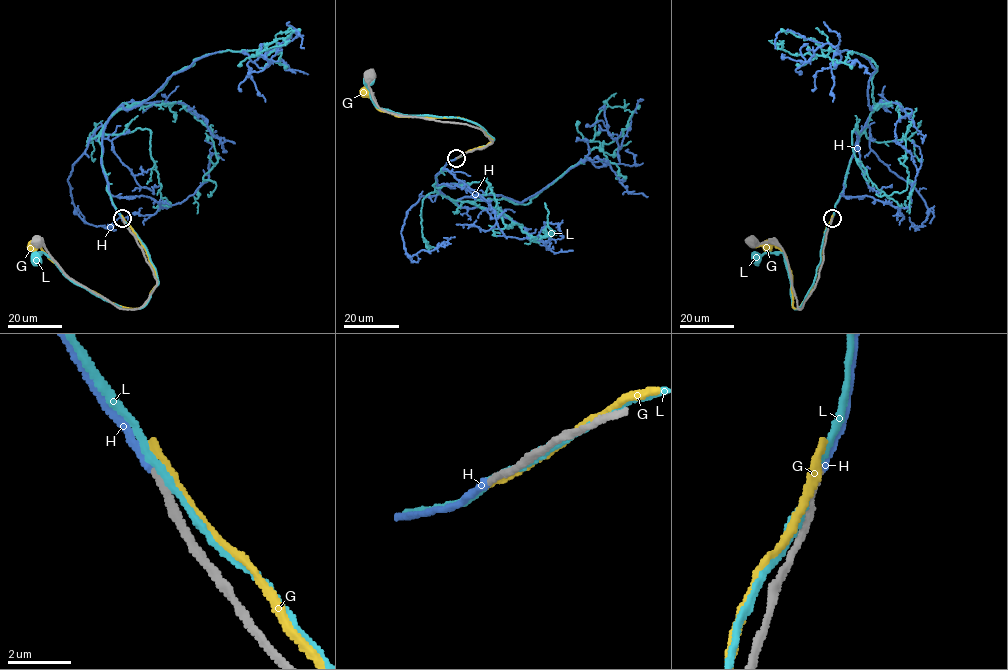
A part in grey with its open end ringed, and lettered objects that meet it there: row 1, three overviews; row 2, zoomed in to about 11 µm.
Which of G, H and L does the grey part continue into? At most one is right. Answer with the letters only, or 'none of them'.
H

